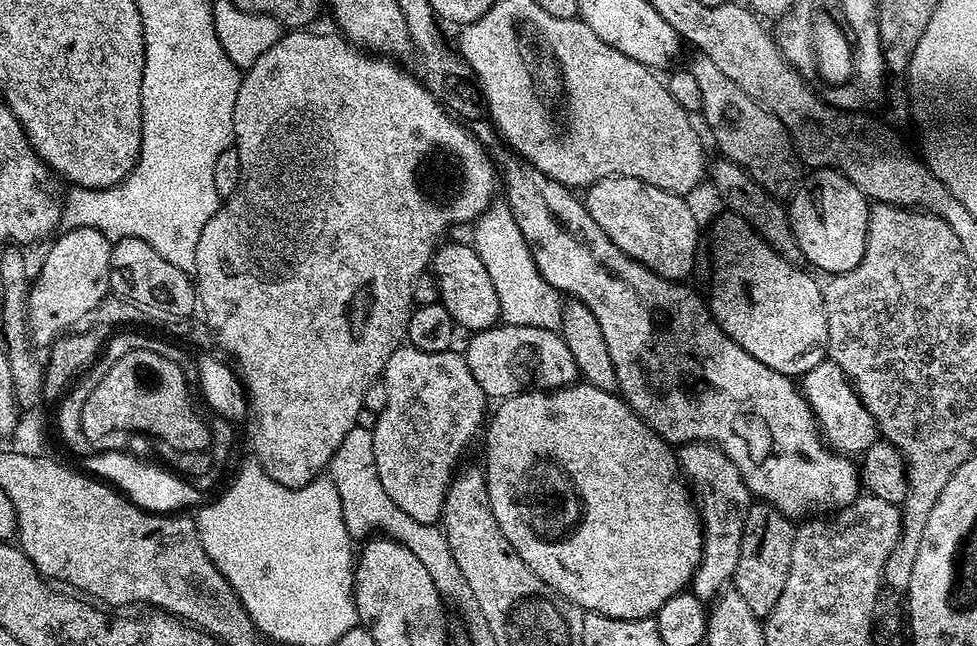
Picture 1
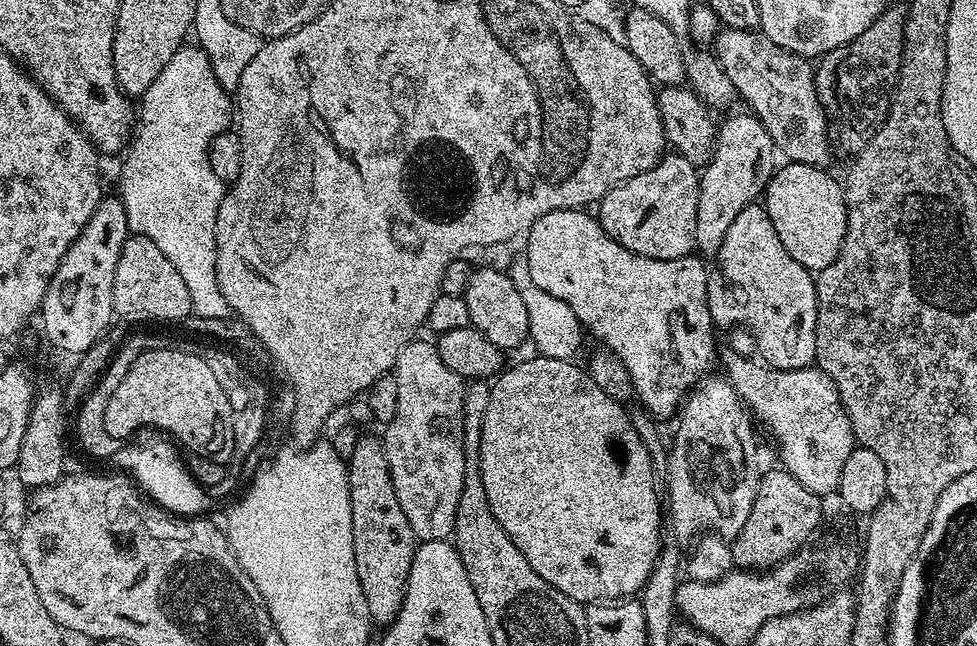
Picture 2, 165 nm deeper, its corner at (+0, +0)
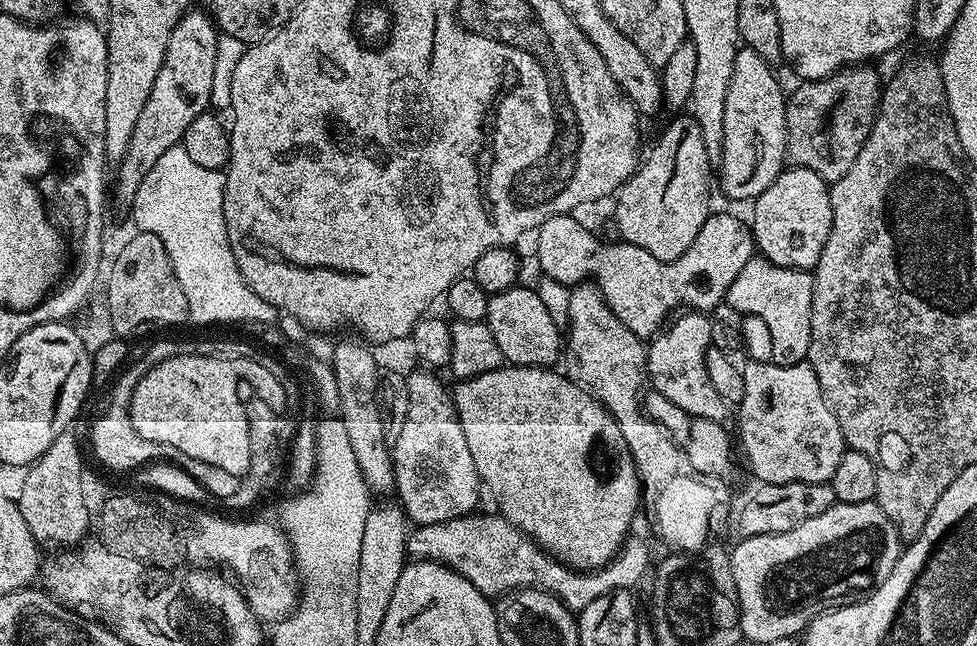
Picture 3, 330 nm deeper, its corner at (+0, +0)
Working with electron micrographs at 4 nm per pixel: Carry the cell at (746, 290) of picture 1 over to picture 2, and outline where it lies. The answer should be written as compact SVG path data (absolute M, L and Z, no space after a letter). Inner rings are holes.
M763 203L748 204L746 210L742 210L742 214L738 214L738 218L734 218L730 230L726 230L726 238L722 238L722 246L714 257L714 267L711 269L708 277L708 305L710 306L710 318L717 329L723 330L723 328L732 328L735 324L741 324L742 327L749 328L752 331L752 336L756 339L756 348L760 351L761 357L759 356L759 359L767 367L790 370L791 368L809 367L815 361L816 281L813 273L809 272L807 268L802 267L798 262L794 262L794 258L790 258L789 252L786 251L786 246L782 246L782 242L778 239L778 233L774 230L774 222L770 222L770 214L764 209Z

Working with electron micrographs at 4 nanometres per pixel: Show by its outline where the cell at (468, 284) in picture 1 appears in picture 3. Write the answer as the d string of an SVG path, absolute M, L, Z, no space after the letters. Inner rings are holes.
M517 286L491 297L486 323L494 334L494 342L498 342L498 350L502 350L509 365L521 368L552 366L560 356L560 348L562 352L561 325L550 318L542 298L531 287Z

